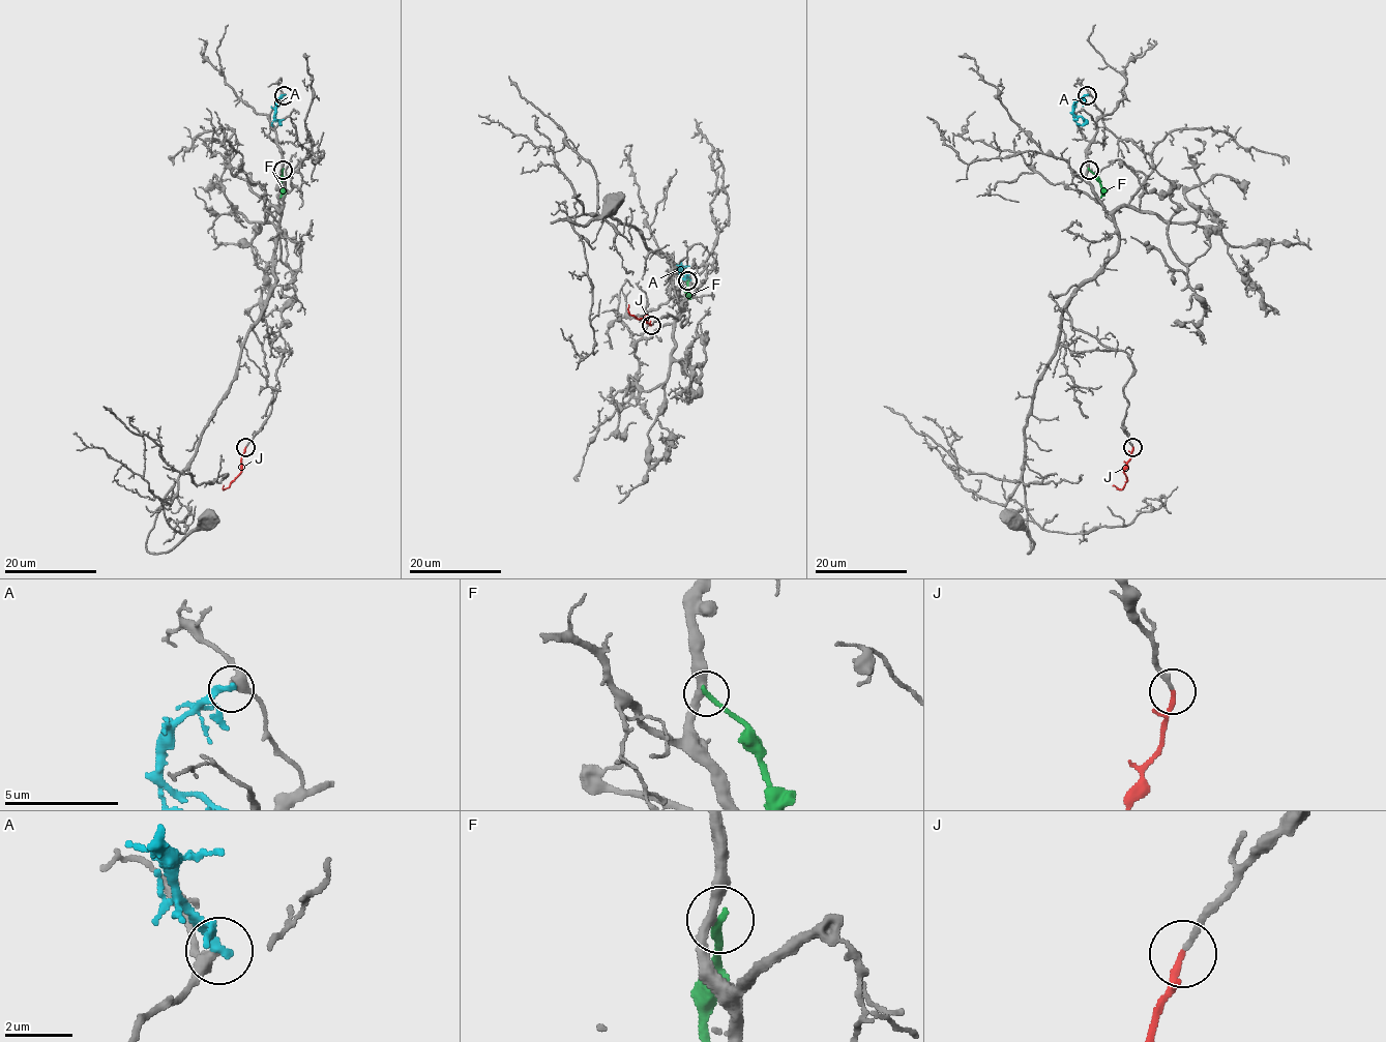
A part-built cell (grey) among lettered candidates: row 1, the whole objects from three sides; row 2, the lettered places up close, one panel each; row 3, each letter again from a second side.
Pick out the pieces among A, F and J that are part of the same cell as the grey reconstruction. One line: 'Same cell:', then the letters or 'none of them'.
Same cell: J

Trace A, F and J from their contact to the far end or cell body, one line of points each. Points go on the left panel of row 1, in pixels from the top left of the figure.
A: (284, 95), (273, 115), (281, 123)
F: (283, 169), (279, 198)
J: (246, 447), (240, 474), (224, 488), (223, 485)

